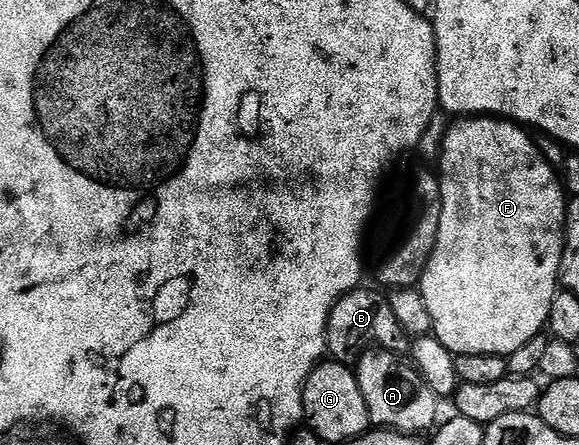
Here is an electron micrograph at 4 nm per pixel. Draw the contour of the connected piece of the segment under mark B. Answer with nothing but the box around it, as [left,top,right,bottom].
[326,287,410,367]

